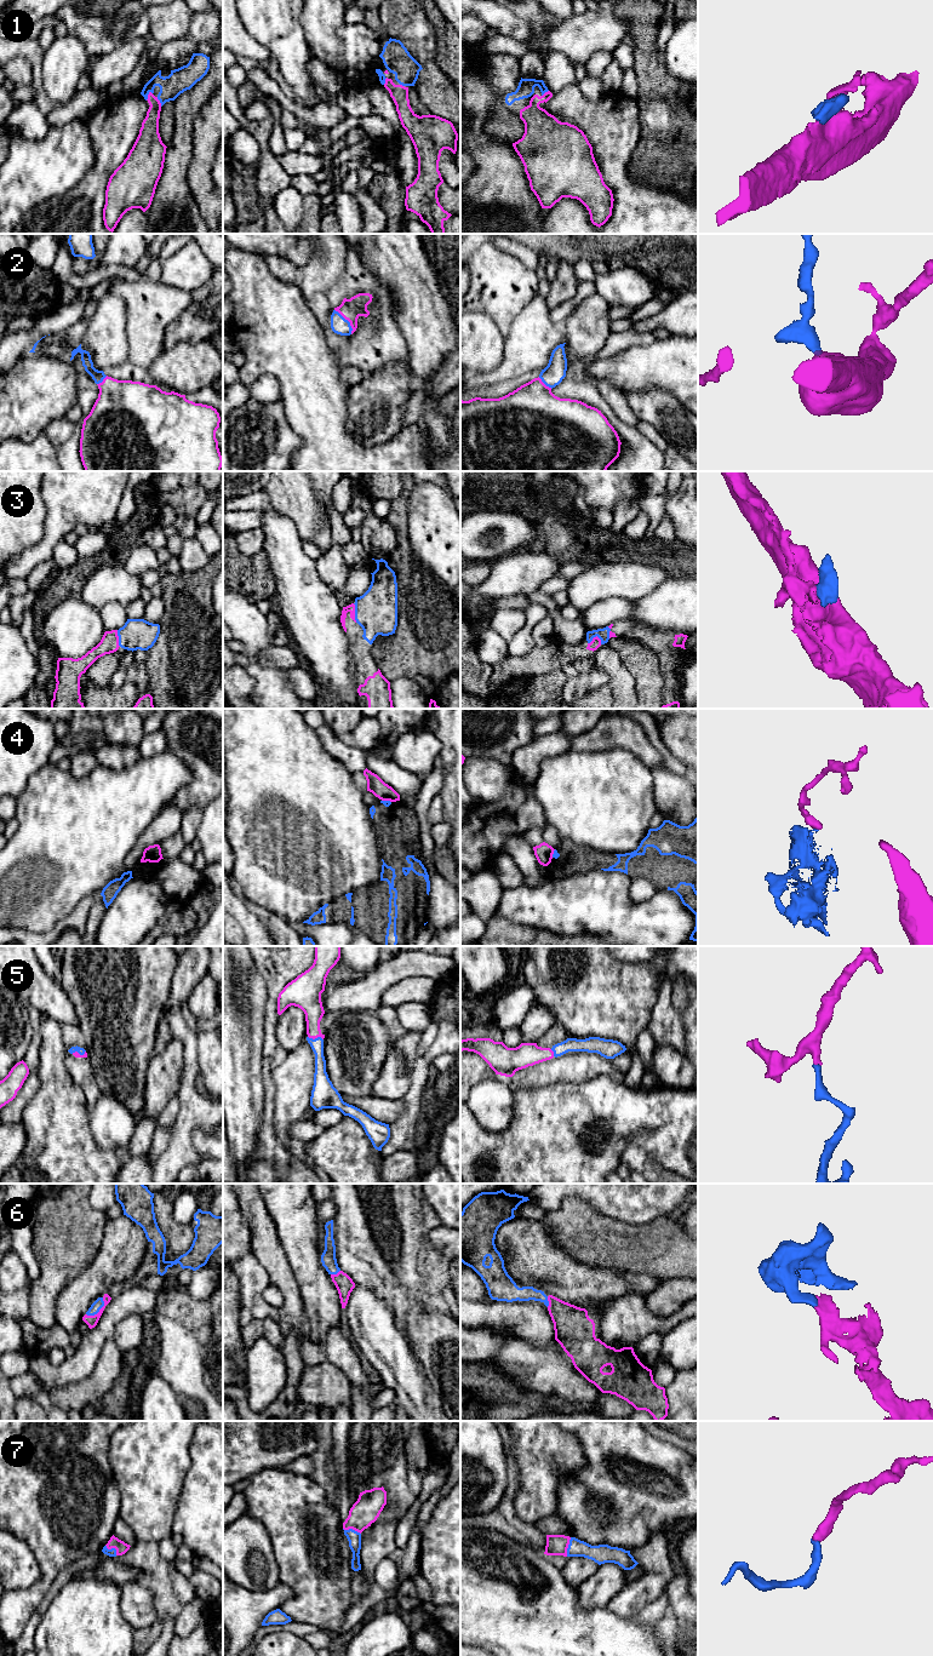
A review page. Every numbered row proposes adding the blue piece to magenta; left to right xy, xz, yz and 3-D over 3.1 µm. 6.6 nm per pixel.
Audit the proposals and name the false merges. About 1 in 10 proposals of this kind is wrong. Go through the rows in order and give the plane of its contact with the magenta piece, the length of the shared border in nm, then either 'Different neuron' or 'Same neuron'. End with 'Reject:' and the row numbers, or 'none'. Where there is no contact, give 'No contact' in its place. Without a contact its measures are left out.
1: Touches magenta in xy. Shared border 70 nm. Same neuron
2: Touches magenta in xz. Shared border 200 nm. Same neuron
3: Touches magenta in xz. Shared border 130 nm. Same neuron
4: Touches magenta in xz. Shared border 70 nm. Different neuron
5: Touches magenta in xz. Shared border 110 nm. Same neuron
6: Touches magenta in xy. Shared border 170 nm. Same neuron
7: Touches magenta in yz. Shared border 130 nm. Same neuron
Reject: 4

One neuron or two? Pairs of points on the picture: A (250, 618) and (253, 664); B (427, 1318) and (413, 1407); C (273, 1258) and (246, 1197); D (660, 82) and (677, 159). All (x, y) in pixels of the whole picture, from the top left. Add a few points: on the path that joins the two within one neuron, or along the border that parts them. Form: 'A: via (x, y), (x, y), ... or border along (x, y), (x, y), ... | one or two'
A: via (251, 629), (253, 634), (253, 653) | one
B: border along (406, 1339), (415, 1358), (421, 1364) | two
C: via (264, 1243), (263, 1228), (255, 1212) | one
D: via (660, 102), (662, 139) | one

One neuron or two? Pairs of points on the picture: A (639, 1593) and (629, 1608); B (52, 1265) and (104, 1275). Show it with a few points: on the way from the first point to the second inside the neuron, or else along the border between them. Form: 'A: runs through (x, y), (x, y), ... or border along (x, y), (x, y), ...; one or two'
A: runs through (635, 1597), (629, 1604); one
B: border along (99, 1248), (95, 1258), (62, 1290); two

